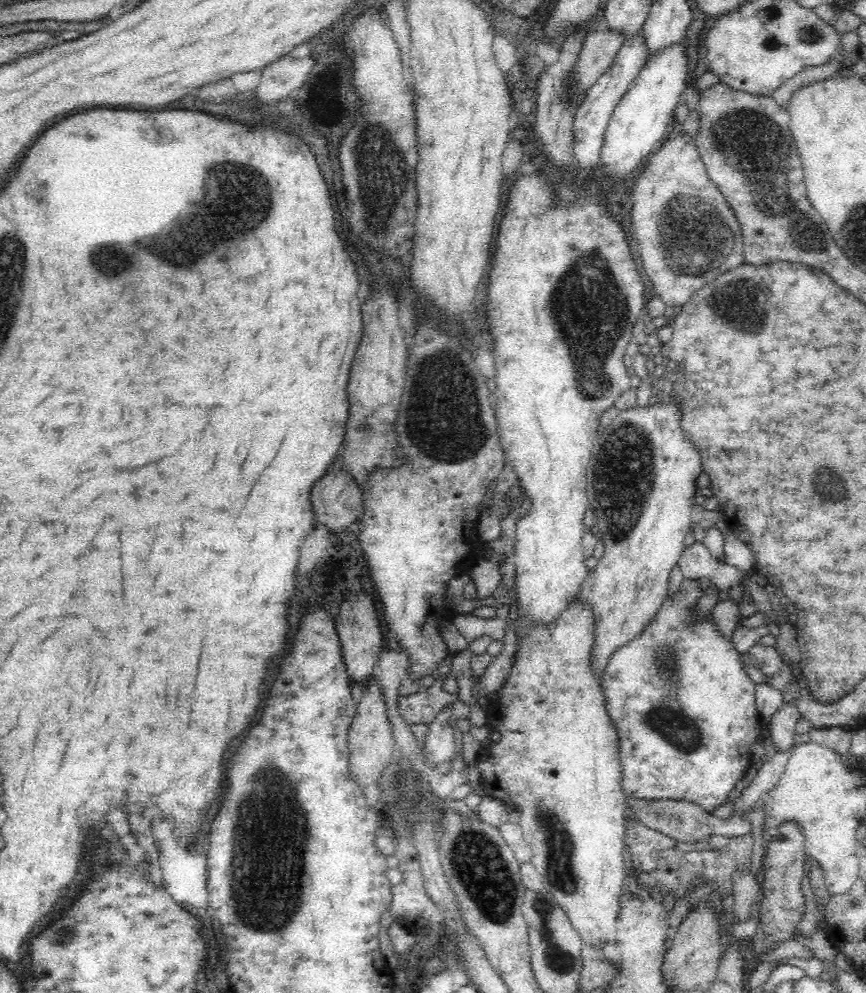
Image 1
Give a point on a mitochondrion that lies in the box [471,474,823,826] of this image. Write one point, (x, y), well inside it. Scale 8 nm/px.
(671, 721)

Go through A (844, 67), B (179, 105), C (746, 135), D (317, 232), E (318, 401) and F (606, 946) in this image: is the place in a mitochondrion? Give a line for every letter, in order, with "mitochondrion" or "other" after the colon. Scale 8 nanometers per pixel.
A: other
B: other
C: mitochondrion
D: other
E: other
F: other

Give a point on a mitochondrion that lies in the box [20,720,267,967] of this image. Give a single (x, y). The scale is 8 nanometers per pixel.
(64, 931)

